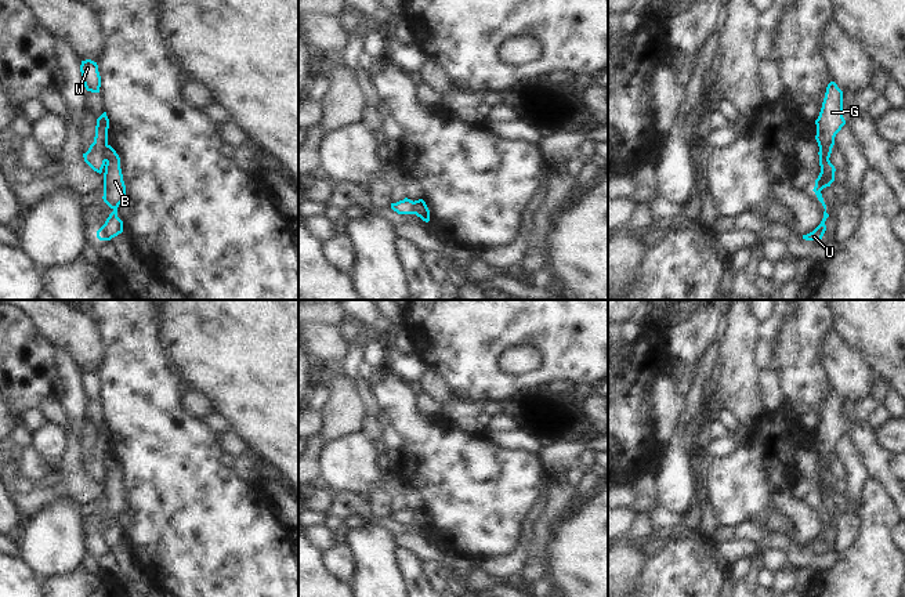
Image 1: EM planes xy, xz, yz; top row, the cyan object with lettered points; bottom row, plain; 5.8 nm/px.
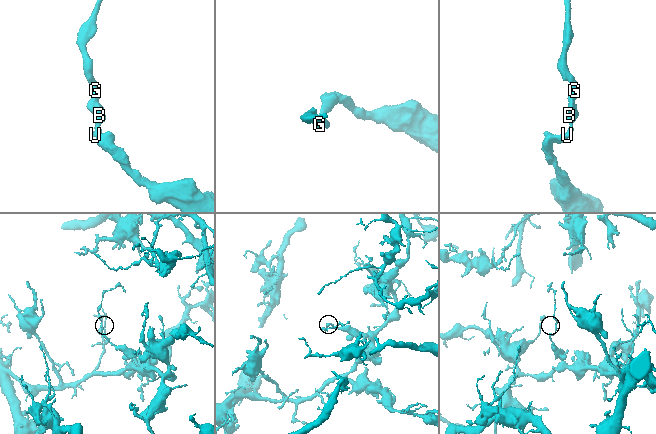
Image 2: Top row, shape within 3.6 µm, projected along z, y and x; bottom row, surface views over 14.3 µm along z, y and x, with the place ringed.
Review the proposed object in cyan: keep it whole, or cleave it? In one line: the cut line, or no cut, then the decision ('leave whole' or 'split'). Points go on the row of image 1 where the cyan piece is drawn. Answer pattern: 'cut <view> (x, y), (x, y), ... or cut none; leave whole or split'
cut xy (107, 144), (104, 160); split

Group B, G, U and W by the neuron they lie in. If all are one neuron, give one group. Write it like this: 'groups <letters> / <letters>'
groups B U / G W

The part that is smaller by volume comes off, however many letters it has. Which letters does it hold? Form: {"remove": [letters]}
{"remove": ["G", "W"]}

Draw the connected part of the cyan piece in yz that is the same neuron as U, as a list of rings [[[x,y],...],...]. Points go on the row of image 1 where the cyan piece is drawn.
[[[821,169],[821,173],[819,173],[818,178],[815,180],[815,187],[812,191],[815,192],[818,200],[822,203],[825,211],[823,211],[823,218],[822,218],[821,224],[812,232],[803,235],[803,239],[806,239],[806,240],[821,240],[826,231],[825,221],[829,217],[829,214],[826,213],[826,205],[823,202],[821,191],[826,187],[830,187],[830,184],[835,181],[835,171],[836,171],[836,169],[833,169],[832,171]]]

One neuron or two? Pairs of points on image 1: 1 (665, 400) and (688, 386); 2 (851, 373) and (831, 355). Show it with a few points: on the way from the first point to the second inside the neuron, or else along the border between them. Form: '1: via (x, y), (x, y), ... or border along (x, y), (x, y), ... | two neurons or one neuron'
1: border along (673, 380), (679, 391), (697, 395) | two neurons
2: via (846, 368), (836, 358) | one neuron

